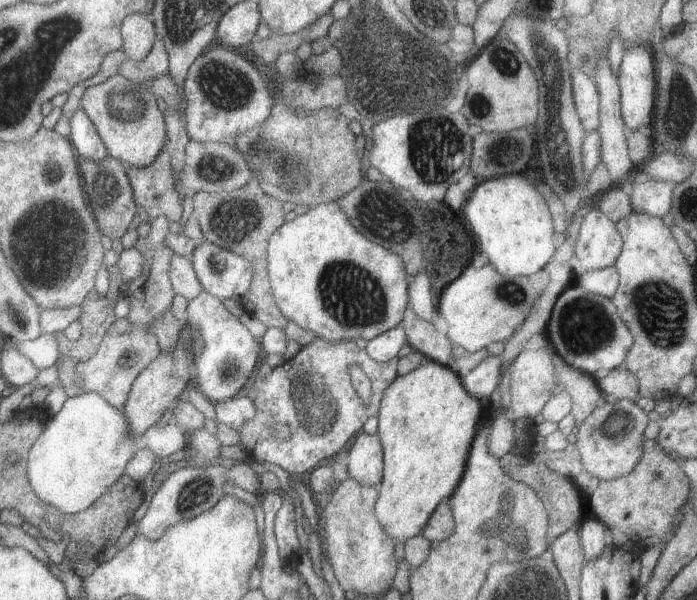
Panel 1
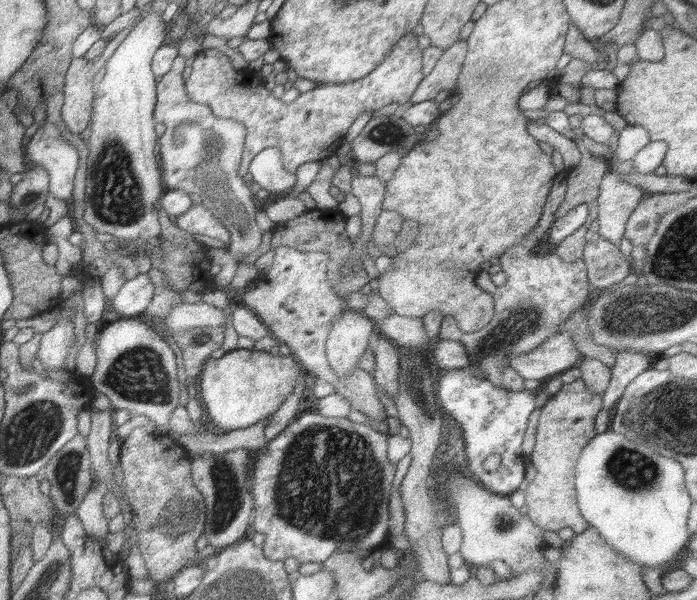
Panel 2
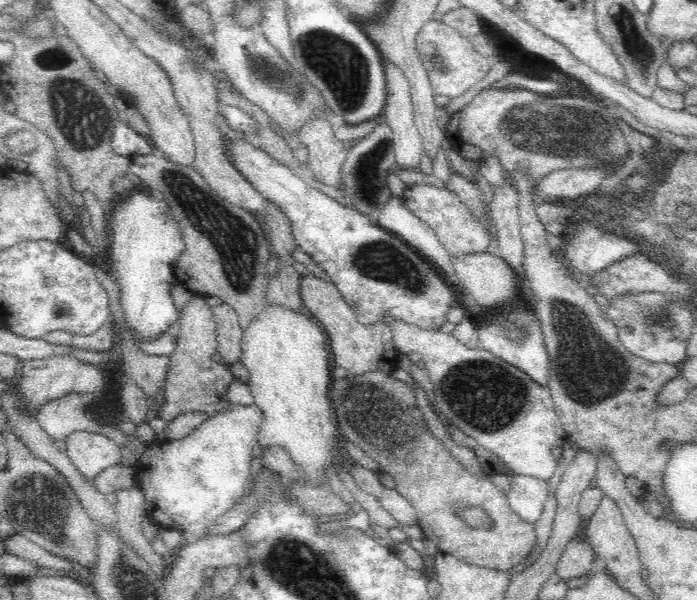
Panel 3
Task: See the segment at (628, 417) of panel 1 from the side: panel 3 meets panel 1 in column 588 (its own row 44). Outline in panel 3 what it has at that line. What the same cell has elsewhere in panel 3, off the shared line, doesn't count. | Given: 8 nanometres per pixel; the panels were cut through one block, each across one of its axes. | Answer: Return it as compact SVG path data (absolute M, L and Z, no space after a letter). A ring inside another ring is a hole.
M432 16L420 28L420 34L416 34L416 48L436 96L450 96L450 98L462 96L468 88L472 88L476 80L484 78L488 72L488 66L492 66L490 58L480 56L466 38L462 38L452 26L444 24L436 16Z

